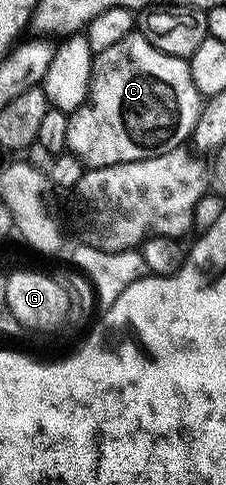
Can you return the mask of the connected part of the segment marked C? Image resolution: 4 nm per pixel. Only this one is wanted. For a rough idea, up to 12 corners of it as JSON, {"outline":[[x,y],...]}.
{"outline":[[133,32],[93,57],[67,149],[88,168],[193,137],[187,61]]}

